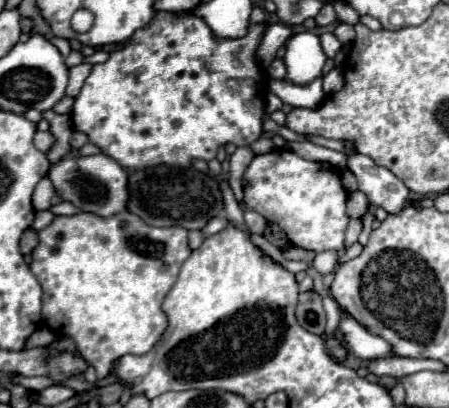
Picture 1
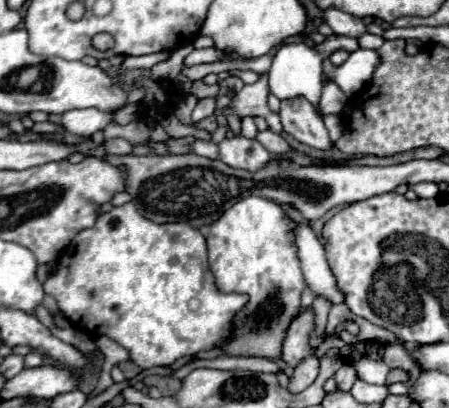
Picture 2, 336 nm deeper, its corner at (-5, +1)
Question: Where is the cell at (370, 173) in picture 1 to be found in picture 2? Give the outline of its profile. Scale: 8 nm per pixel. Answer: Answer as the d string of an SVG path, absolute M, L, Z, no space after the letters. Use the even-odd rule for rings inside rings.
M304 97L282 101L280 119L282 119L284 131L290 133L296 141L322 151L334 147L322 123L320 113Z

